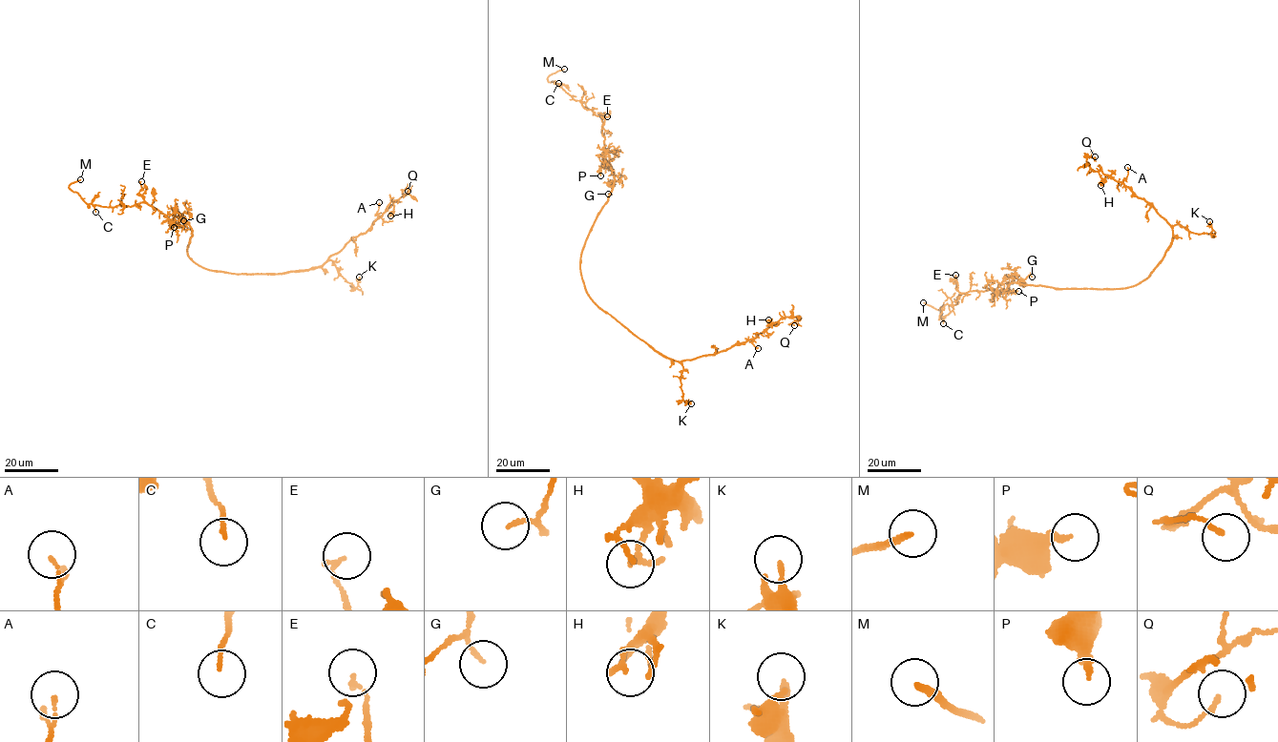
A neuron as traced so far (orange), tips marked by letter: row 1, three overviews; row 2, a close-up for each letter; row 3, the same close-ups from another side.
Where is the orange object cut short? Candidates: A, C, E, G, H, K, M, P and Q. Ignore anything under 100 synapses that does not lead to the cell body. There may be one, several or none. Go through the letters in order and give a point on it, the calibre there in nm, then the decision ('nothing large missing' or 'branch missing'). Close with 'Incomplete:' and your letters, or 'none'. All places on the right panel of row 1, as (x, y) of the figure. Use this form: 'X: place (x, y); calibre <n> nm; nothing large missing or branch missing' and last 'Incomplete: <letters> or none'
A: place (1127, 167); calibre 60 nm; nothing large missing
C: place (943, 323); calibre 100 nm; nothing large missing
E: place (955, 275); calibre 120 nm; nothing large missing
G: place (1032, 277); calibre 80 nm; nothing large missing
H: place (1100, 185); calibre 120 nm; nothing large missing
K: place (1209, 221); calibre 160 nm; nothing large missing
M: place (923, 302); calibre 190 nm; branch missing
P: place (1018, 291); calibre 200 nm; nothing large missing
Q: place (1095, 156); calibre 130 nm; nothing large missing
Incomplete: M

